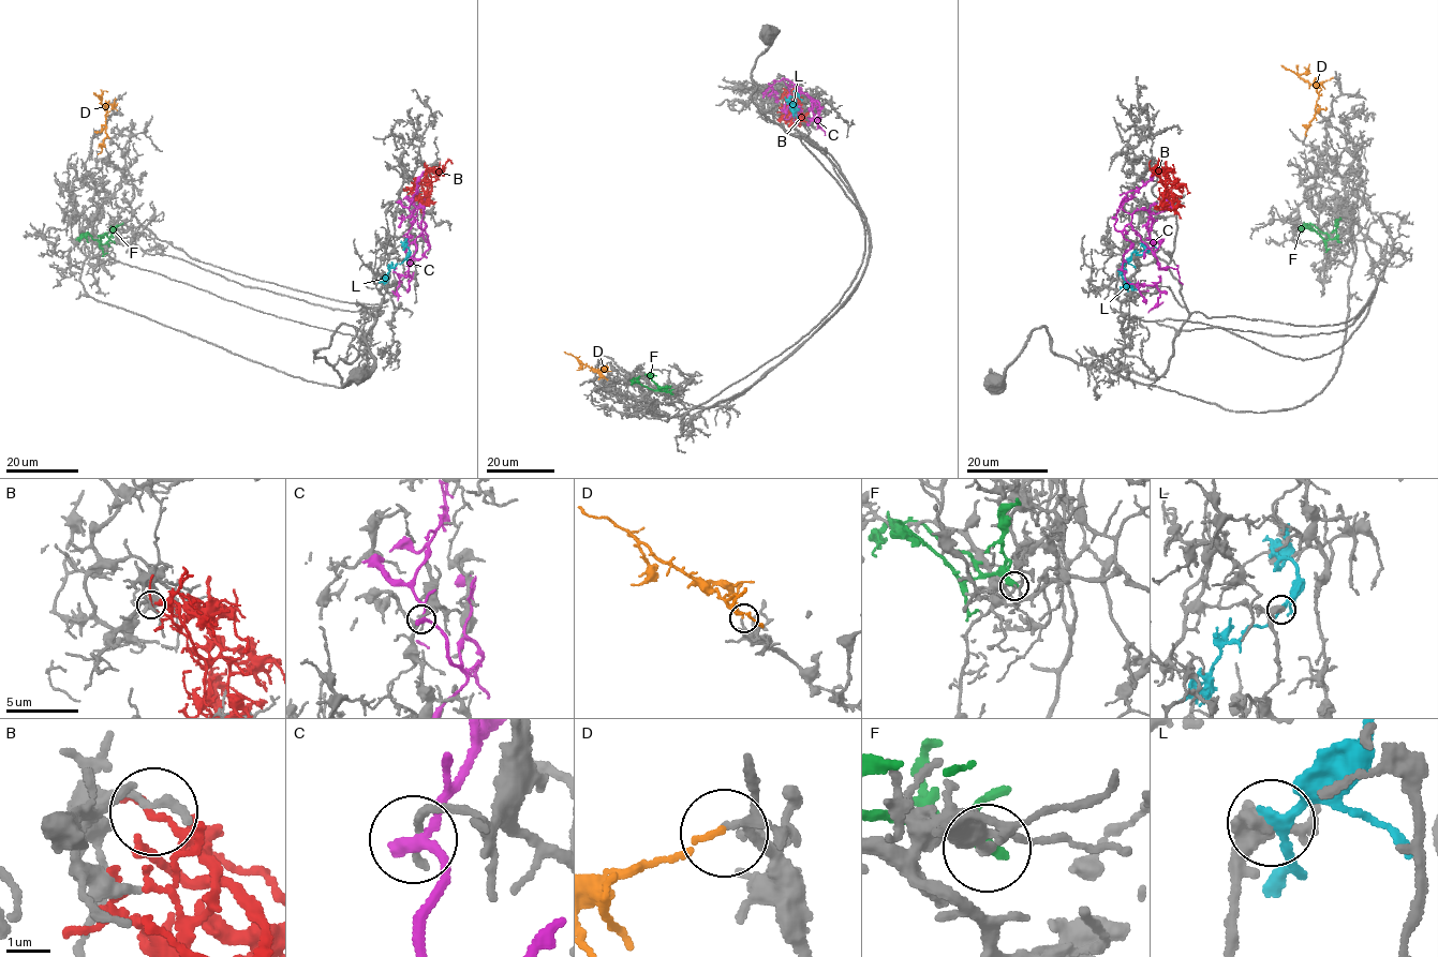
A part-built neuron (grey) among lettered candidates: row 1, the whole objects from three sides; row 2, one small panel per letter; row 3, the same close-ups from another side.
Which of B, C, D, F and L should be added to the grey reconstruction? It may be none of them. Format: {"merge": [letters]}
{"merge": []}

